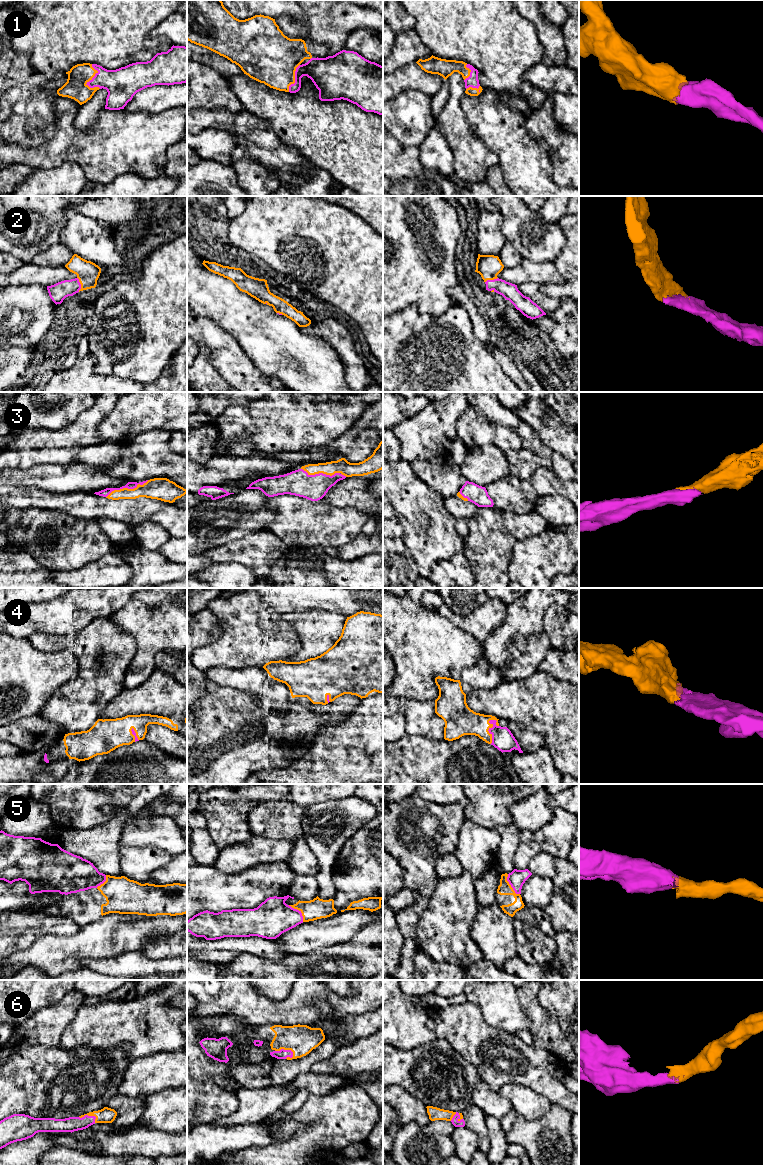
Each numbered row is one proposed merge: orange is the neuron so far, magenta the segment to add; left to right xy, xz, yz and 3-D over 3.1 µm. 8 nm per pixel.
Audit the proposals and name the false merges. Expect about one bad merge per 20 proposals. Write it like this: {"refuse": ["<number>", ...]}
{"refuse": []}

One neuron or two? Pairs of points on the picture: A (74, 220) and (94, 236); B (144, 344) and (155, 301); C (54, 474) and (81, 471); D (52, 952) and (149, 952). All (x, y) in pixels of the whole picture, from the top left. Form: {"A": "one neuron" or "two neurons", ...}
{"A": "one neuron", "B": "one neuron", "C": "one neuron", "D": "two neurons"}

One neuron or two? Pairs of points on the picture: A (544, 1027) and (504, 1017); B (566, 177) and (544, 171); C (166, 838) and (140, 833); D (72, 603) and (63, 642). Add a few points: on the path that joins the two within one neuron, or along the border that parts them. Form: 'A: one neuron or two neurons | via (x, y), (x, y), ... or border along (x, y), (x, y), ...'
A: two neurons | border along (521, 1003), (523, 1012), (531, 1022), (531, 1029)
B: two neurons | border along (544, 151), (552, 166), (552, 179), (559, 185)
C: one neuron | via (160, 833), (146, 833)
D: two neurons | border along (87, 625), (72, 634), (42, 633)

